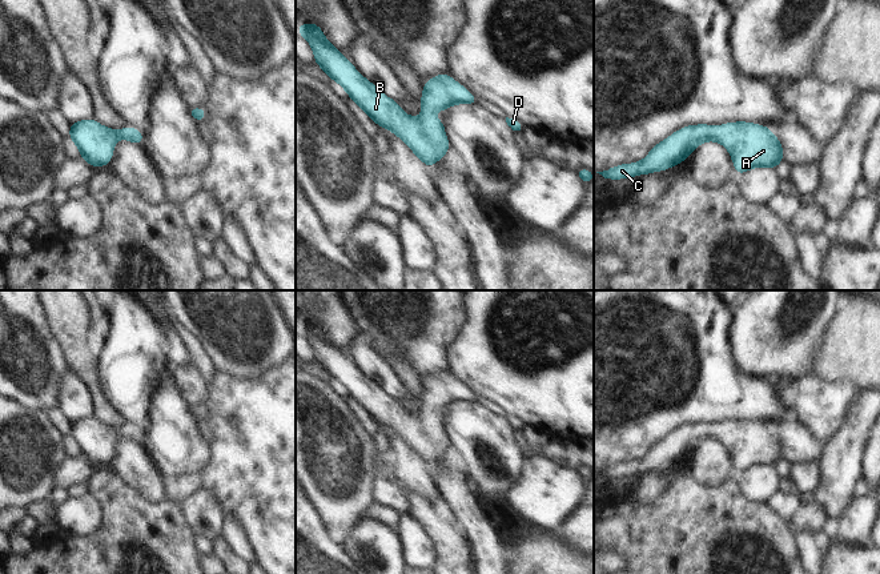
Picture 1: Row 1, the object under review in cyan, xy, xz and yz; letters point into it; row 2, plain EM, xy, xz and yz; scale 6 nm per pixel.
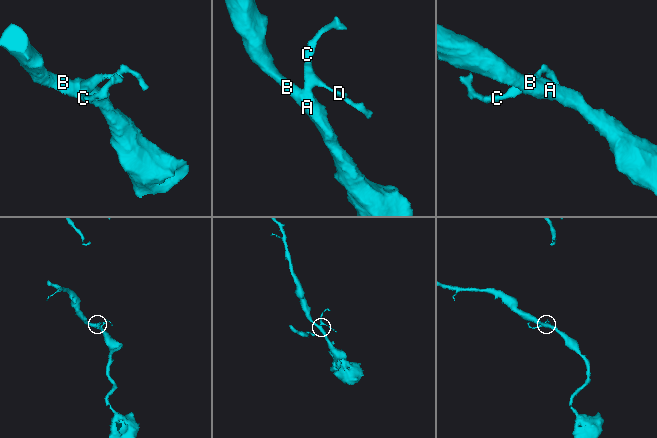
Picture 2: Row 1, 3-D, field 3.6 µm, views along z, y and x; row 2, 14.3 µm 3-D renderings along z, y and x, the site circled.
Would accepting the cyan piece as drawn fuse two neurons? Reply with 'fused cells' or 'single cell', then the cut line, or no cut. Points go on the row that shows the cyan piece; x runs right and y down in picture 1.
single cell; no cut

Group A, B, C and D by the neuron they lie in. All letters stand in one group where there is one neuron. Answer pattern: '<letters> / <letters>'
A B C D

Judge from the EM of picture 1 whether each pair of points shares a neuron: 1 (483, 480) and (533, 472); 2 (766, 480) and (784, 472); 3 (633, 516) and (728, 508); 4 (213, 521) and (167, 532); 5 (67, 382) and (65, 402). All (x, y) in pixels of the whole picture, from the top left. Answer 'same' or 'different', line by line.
1: different
2: different
3: same
4: different
5: same

